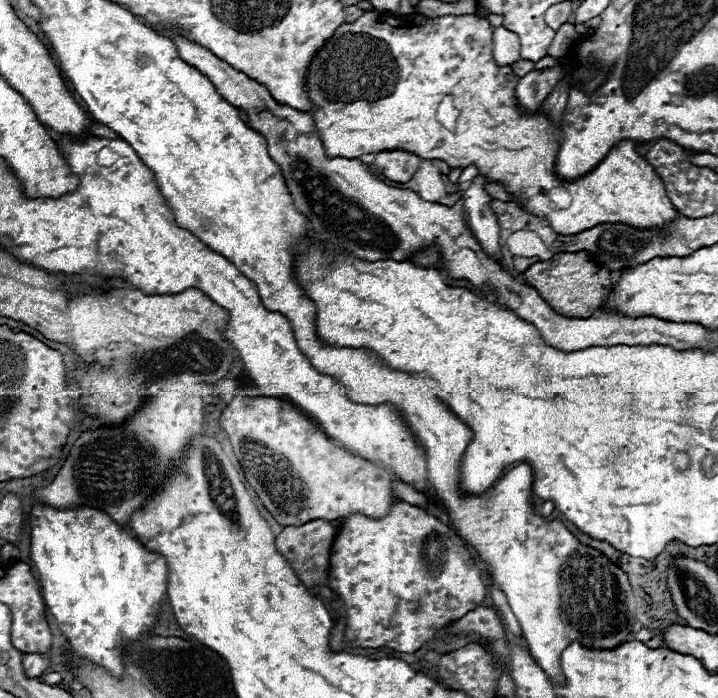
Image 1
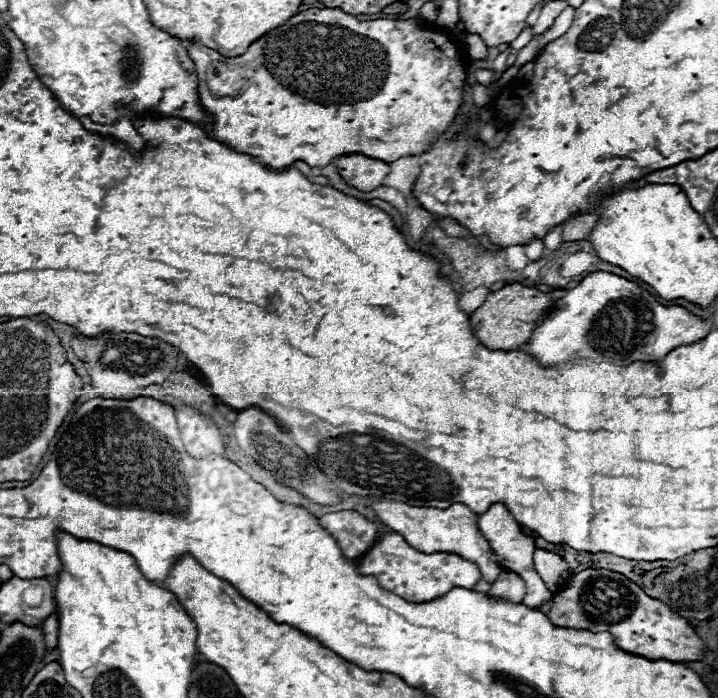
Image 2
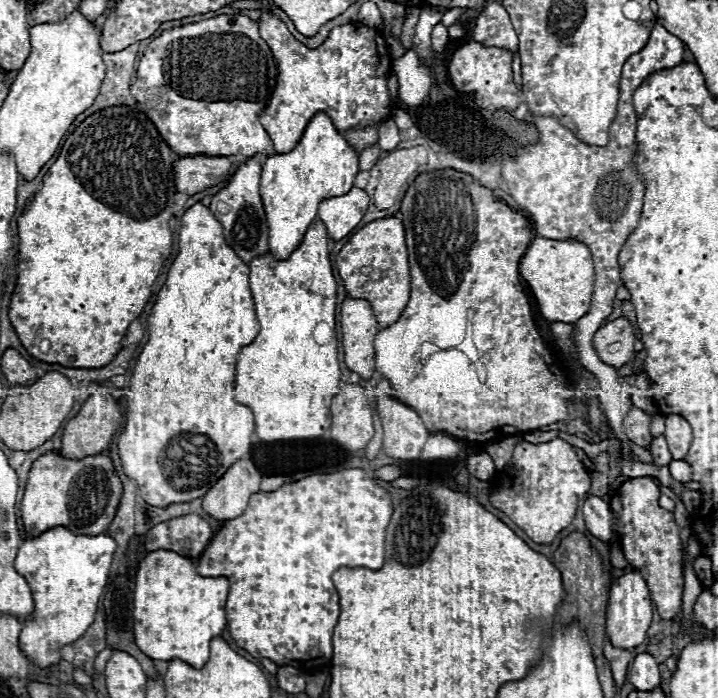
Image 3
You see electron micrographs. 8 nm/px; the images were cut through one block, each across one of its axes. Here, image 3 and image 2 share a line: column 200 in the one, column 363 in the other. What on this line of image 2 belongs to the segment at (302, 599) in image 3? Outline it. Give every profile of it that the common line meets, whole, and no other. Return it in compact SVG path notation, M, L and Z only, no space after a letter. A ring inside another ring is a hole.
M396 532L378 538L374 546L364 556L358 558L358 572L364 576L366 574L376 576L386 590L402 596L408 602L428 602L438 596L444 596L452 588L474 590L474 586L482 578L474 562L450 552L432 552L432 554L418 552Z

